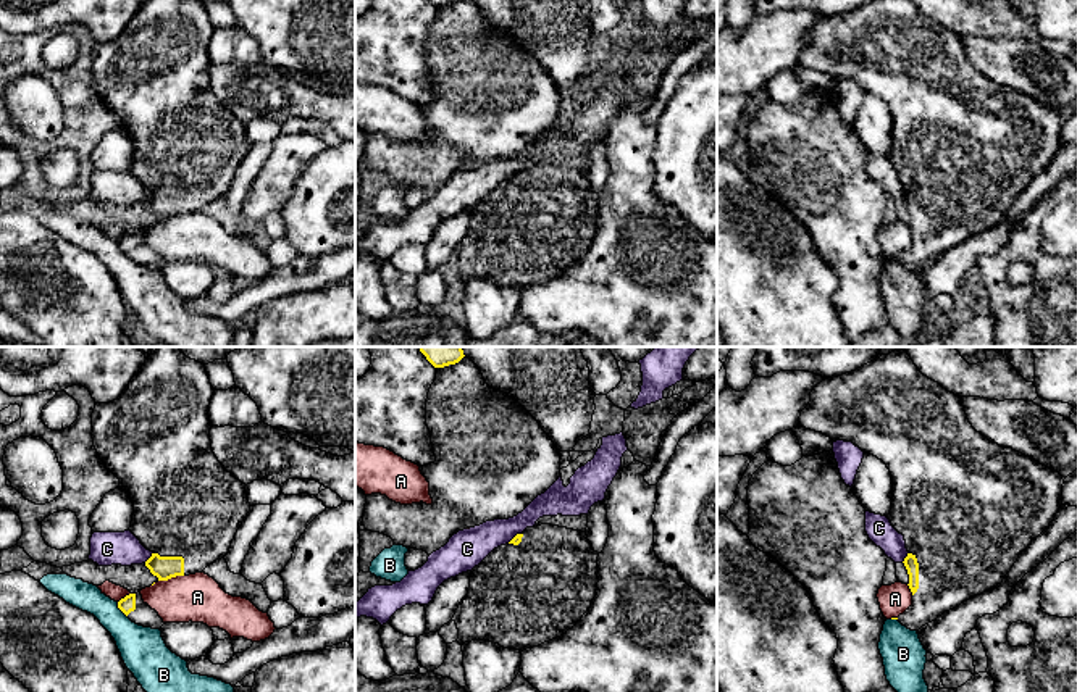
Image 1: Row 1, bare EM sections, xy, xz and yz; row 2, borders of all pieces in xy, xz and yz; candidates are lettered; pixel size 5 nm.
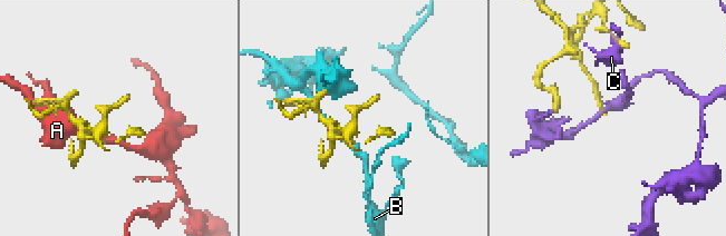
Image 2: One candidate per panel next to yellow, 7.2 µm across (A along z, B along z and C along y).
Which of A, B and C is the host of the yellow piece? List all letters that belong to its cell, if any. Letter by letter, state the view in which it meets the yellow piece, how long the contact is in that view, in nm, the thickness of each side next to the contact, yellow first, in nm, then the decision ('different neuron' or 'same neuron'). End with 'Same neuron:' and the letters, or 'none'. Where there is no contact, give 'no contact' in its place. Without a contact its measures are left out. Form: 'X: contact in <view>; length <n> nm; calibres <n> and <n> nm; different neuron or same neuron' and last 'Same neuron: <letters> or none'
A: contact in xy; length 140 nm; calibres 120 and 240 nm; different neuron
B: contact in xy; length 90 nm; calibres 80 and 220 nm; different neuron
C: contact in xy; length 70 nm; calibres 120 and 170 nm; different neuron
Same neuron: none

